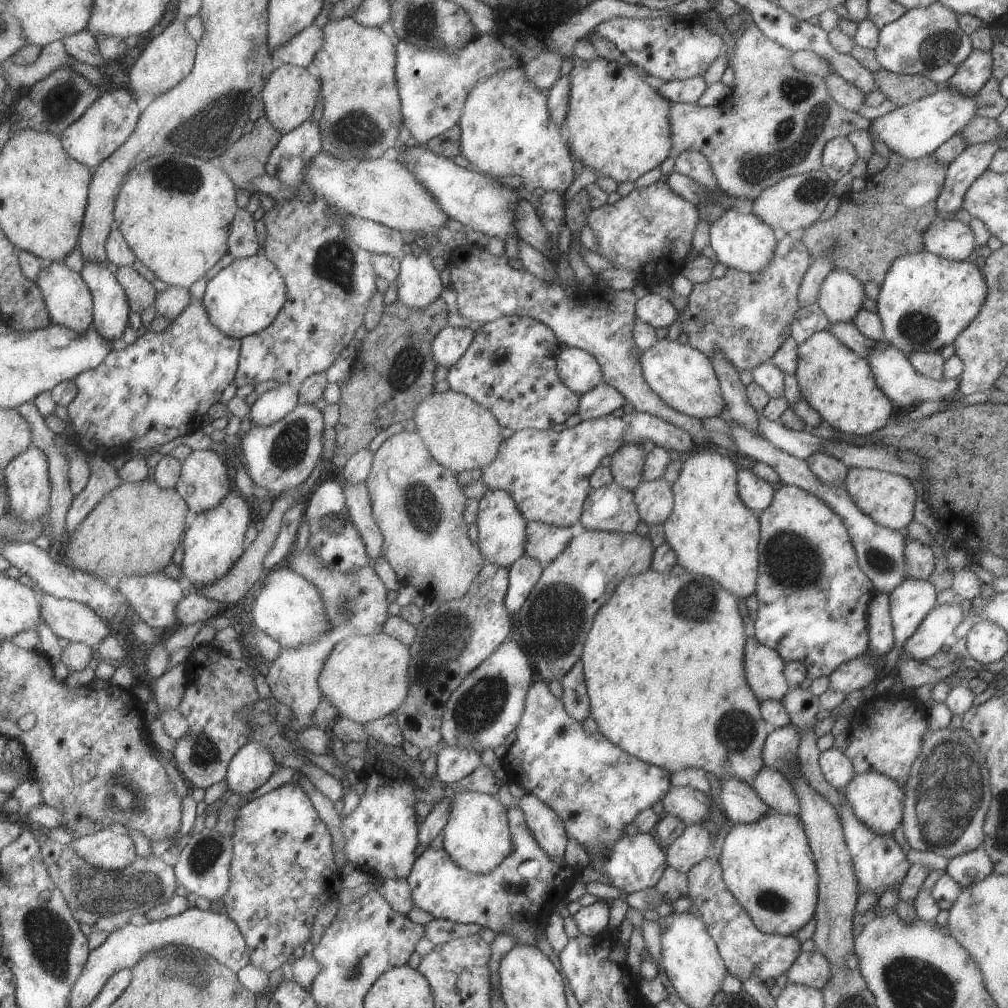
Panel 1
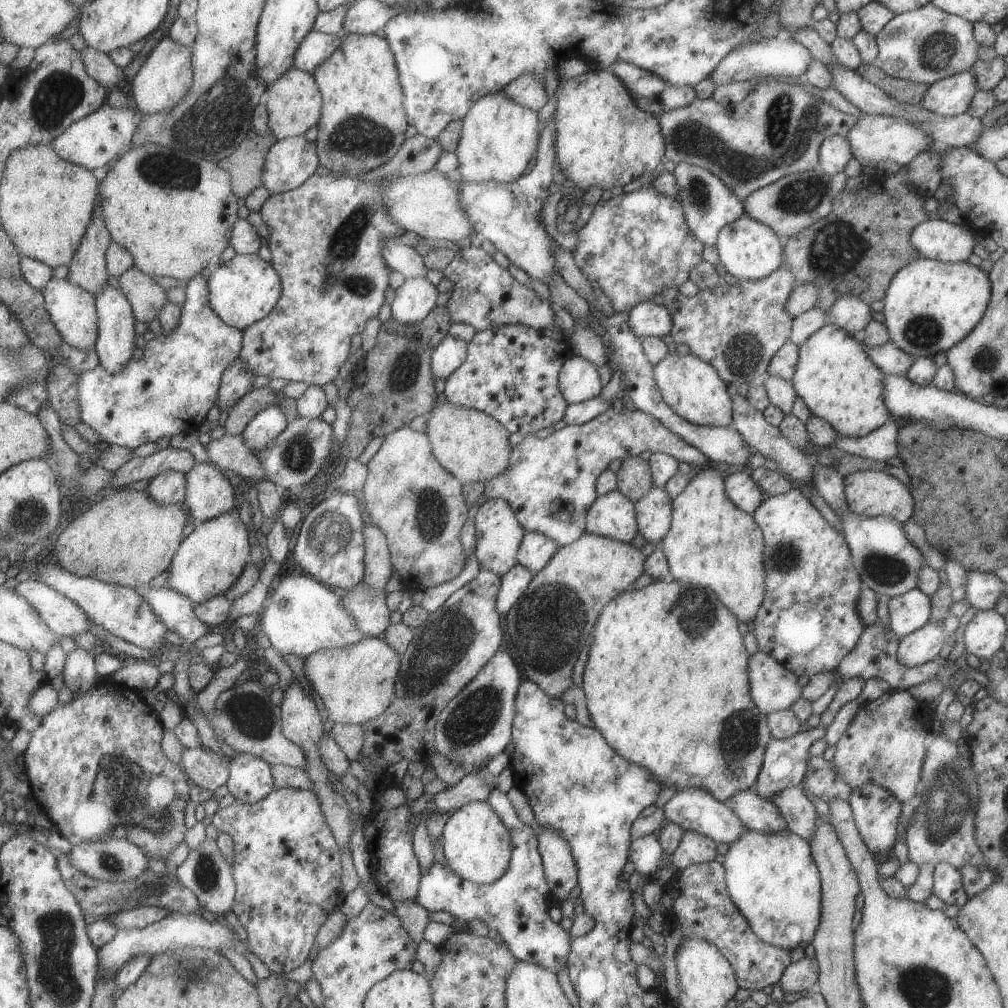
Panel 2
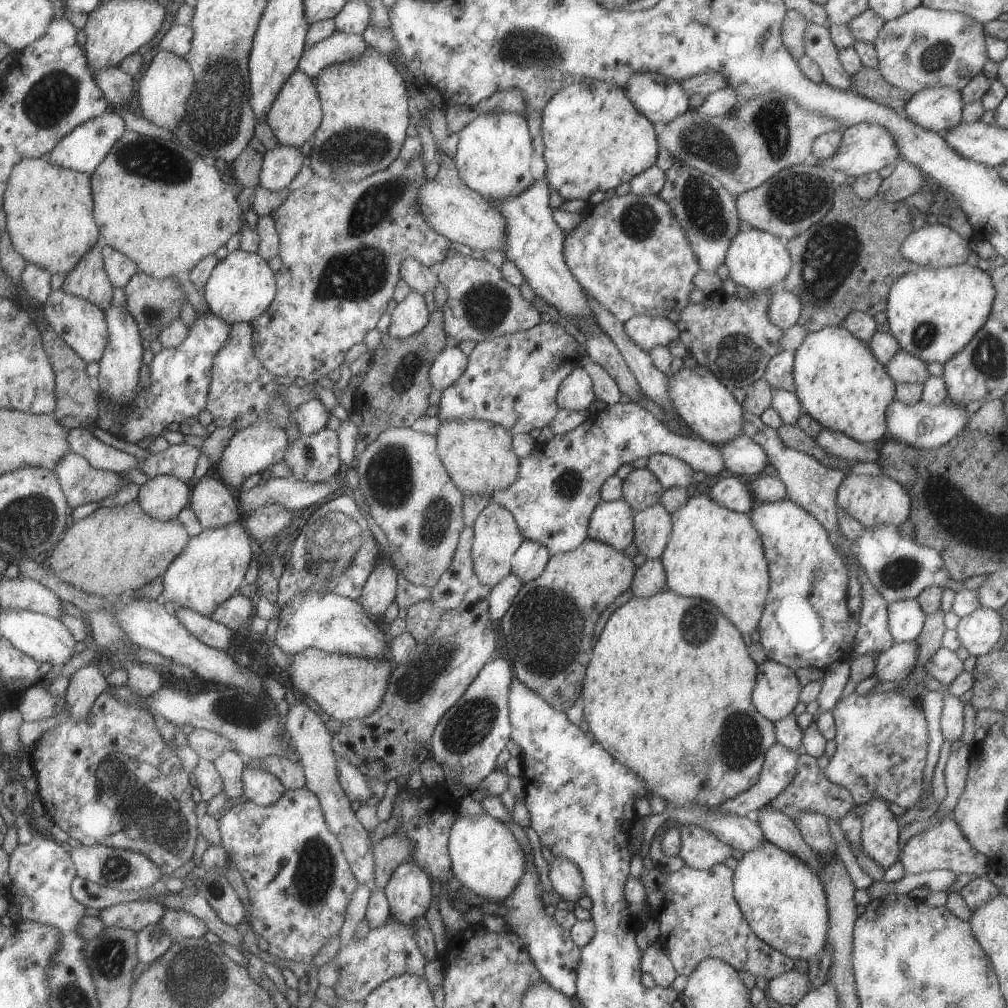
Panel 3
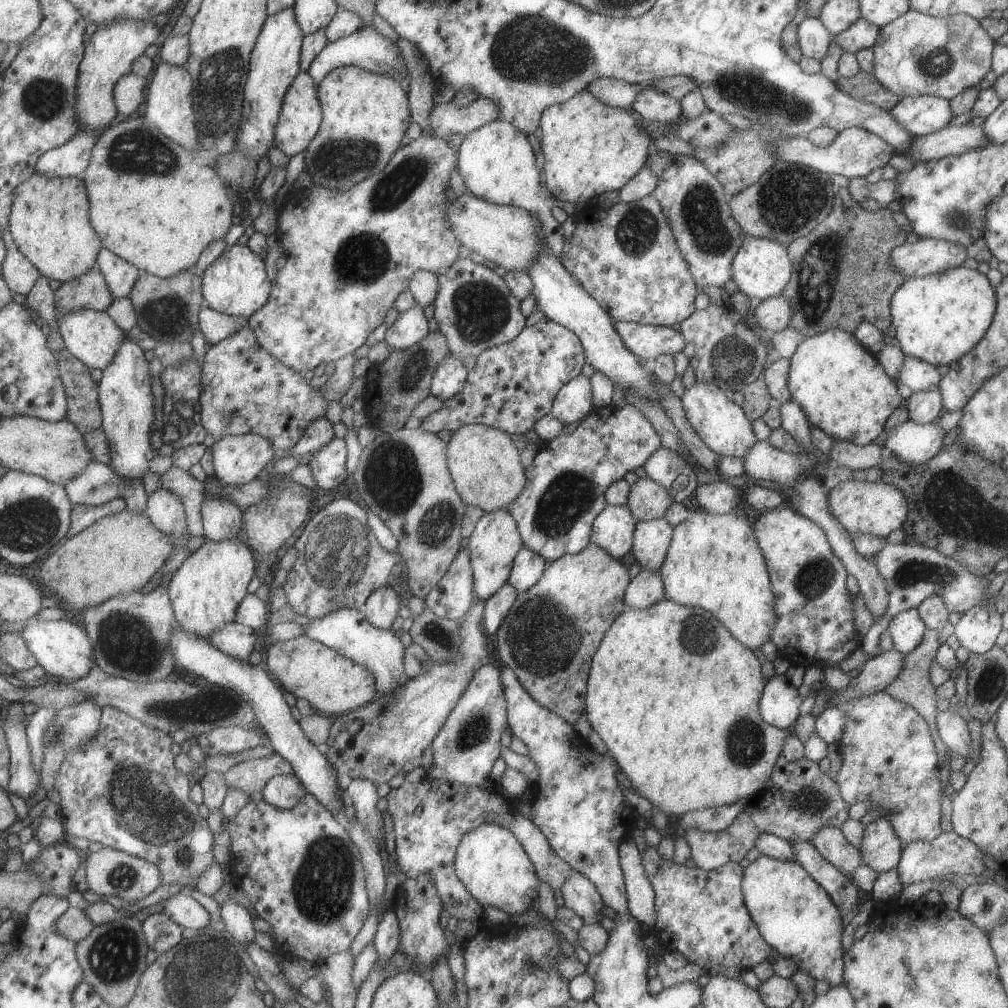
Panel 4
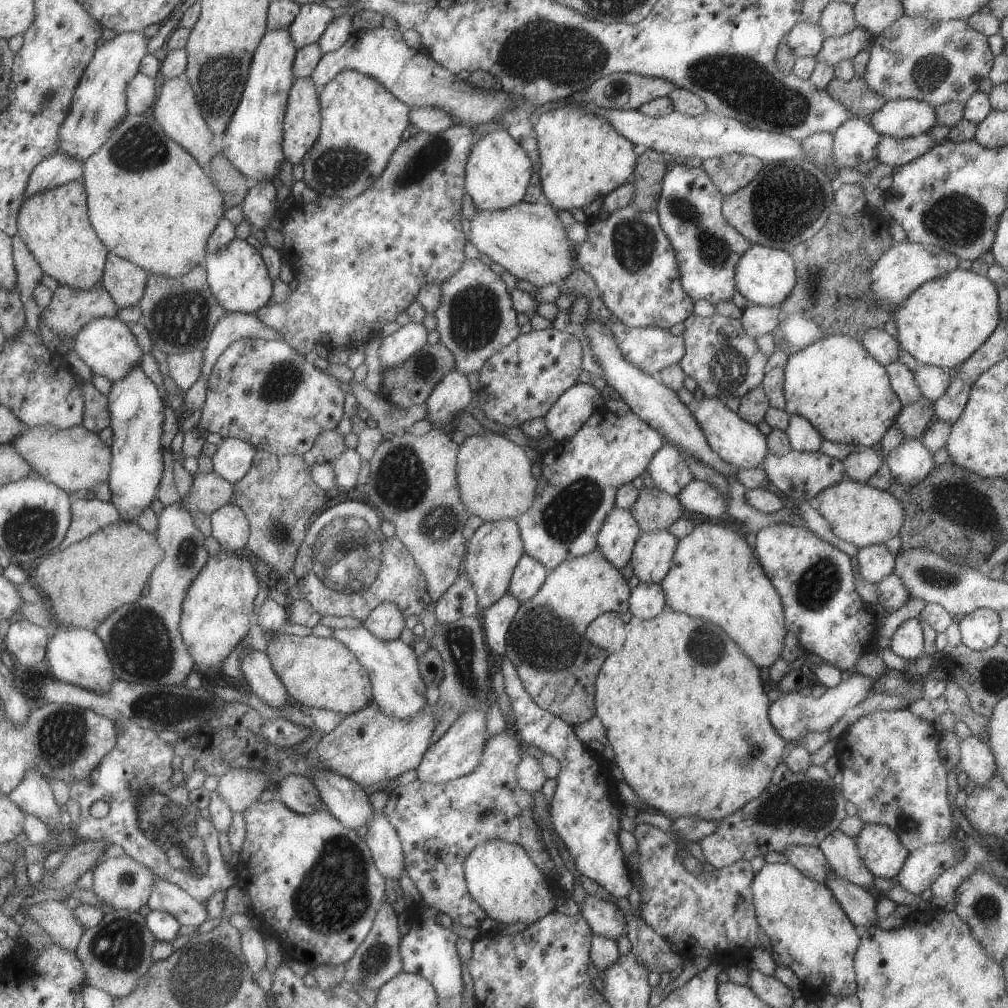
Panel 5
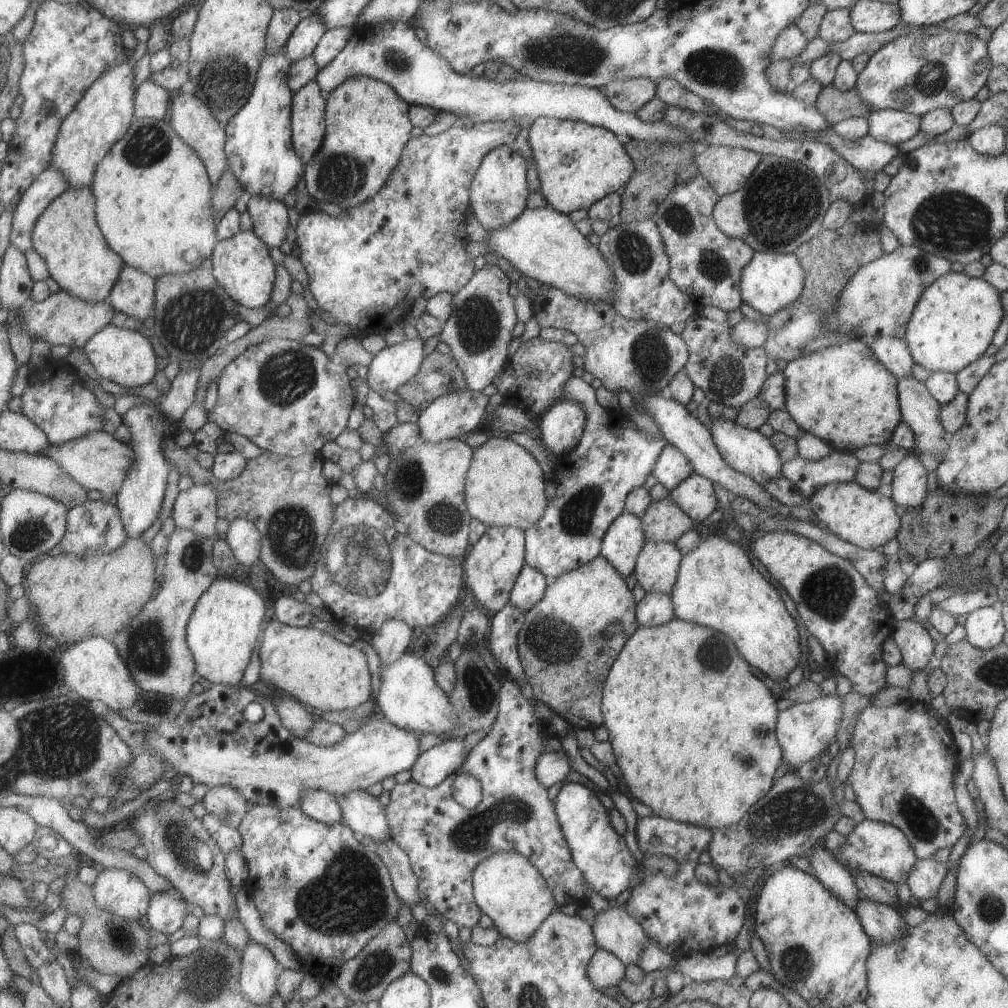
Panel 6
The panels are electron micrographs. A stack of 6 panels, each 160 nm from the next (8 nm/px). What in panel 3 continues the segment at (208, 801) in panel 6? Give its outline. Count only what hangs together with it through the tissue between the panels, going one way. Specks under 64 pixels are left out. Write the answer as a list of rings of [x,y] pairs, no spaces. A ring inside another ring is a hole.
[[[268,756],[263,759],[245,759],[246,768],[259,769],[275,775],[286,789],[300,789],[306,786],[303,767],[299,762],[285,757]]]

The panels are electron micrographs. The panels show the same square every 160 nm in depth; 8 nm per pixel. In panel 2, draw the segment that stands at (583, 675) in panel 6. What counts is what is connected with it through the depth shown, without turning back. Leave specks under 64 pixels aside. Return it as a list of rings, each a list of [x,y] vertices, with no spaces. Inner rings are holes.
[[[583,532],[575,542],[559,547],[549,562],[539,572],[533,573],[533,578],[523,594],[513,602],[513,606],[503,617],[509,640],[517,652],[517,660],[521,662],[525,678],[535,682],[547,696],[557,699],[565,690],[573,688],[573,666],[591,636],[591,628],[595,625],[601,608],[641,576],[644,564],[645,556],[630,542],[619,542],[587,532]]]

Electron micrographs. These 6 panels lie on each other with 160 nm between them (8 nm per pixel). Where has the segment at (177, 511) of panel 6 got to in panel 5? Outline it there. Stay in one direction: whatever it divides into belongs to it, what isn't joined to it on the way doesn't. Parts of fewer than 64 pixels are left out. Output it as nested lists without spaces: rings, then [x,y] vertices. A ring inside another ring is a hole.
[[[211,470],[192,477],[191,486],[180,505],[191,516],[197,513],[209,516],[220,506],[229,504],[231,497],[232,484]]]

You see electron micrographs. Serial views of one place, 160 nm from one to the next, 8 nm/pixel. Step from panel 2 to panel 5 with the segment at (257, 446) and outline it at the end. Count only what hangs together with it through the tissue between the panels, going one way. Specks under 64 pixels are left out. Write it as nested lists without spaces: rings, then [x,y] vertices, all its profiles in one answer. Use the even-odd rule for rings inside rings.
[[[233,437],[221,438],[216,447],[215,454],[210,457],[212,471],[231,484],[245,476],[257,451],[250,444]]]

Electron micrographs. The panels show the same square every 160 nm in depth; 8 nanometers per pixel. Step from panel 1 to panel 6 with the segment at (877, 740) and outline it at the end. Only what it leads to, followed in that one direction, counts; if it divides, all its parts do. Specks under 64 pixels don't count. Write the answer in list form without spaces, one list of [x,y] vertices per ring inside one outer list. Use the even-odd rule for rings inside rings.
[[[911,700],[888,707],[868,703],[858,712],[849,745],[853,747],[855,756],[847,779],[855,795],[854,801],[860,806],[865,819],[898,828],[918,859],[933,857],[936,850],[949,848],[959,840],[968,828],[953,797],[953,778],[959,759],[947,721],[935,709]]]

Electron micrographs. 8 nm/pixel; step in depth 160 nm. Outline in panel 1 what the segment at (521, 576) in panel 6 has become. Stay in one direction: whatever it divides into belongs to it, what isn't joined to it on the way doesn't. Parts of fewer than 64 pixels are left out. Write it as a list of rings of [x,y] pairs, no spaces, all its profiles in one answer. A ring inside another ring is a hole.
[[[539,521],[526,522],[524,554],[537,561],[542,568],[565,550],[574,536],[584,531],[582,524],[554,527]]]

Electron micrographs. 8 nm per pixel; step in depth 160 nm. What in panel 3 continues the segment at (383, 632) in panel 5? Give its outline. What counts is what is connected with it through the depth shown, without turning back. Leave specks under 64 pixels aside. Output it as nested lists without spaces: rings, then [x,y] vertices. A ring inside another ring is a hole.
[[[380,554],[373,570],[362,586],[358,603],[365,612],[379,622],[383,619],[383,612],[394,602],[395,589],[395,569],[388,565],[385,558]]]

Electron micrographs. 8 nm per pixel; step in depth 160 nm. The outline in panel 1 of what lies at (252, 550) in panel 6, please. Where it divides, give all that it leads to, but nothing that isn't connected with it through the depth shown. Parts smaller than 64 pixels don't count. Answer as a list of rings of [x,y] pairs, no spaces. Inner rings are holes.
[[[192,451],[181,463],[174,486],[188,509],[195,514],[215,508],[231,490],[227,467],[215,451]]]

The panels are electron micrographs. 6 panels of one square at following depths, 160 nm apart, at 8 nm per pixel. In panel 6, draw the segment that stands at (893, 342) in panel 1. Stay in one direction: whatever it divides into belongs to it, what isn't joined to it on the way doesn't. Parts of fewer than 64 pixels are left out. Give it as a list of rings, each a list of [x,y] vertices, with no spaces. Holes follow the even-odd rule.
[[[947,271],[936,278],[915,303],[902,336],[915,363],[931,371],[959,372],[977,360],[991,344],[1003,314],[997,289],[981,278]]]

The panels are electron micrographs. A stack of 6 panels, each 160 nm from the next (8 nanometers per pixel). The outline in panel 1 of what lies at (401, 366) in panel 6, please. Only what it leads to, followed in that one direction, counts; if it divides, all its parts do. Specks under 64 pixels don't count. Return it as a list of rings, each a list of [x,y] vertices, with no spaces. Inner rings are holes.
[[[420,246],[413,254],[405,254],[400,260],[400,269],[396,278],[397,300],[410,309],[424,309],[433,300],[439,297],[443,287],[437,270],[431,265],[431,259],[427,254],[427,248]]]

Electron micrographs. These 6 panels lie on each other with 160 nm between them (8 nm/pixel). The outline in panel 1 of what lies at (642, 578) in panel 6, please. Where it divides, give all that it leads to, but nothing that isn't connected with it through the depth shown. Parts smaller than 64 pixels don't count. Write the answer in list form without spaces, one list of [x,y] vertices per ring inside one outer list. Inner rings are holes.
[[[665,479],[641,481],[632,493],[639,518],[648,527],[663,524],[671,514],[672,487]]]

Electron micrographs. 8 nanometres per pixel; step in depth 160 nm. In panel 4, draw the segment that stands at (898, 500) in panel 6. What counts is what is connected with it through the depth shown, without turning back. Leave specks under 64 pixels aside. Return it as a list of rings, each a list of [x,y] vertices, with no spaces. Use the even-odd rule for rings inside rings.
[[[907,419],[886,432],[886,453],[910,467],[925,464],[941,449],[942,432],[937,420],[918,425]]]

